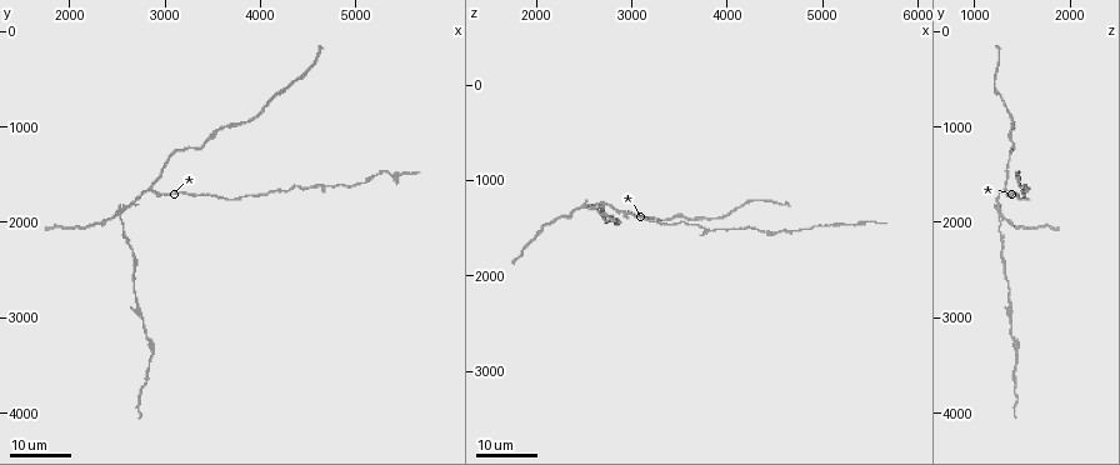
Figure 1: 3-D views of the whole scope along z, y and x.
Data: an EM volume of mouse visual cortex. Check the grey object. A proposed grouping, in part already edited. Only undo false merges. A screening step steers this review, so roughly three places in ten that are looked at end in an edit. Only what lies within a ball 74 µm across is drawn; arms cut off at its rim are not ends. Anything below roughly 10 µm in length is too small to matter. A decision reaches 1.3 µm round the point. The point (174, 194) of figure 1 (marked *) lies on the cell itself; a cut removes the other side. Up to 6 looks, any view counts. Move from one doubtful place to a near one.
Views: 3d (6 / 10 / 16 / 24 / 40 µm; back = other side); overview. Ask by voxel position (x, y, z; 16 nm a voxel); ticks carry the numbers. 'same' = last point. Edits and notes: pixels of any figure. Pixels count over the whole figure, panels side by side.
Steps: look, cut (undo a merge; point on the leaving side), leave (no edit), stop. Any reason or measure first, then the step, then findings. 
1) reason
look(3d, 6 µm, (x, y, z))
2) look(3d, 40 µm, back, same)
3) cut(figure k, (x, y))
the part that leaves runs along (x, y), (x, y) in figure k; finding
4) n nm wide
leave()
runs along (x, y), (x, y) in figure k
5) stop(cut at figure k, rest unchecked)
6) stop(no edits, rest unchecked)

thick turns thin
look(3d, 24 µm, (3440, 1140, 1400))

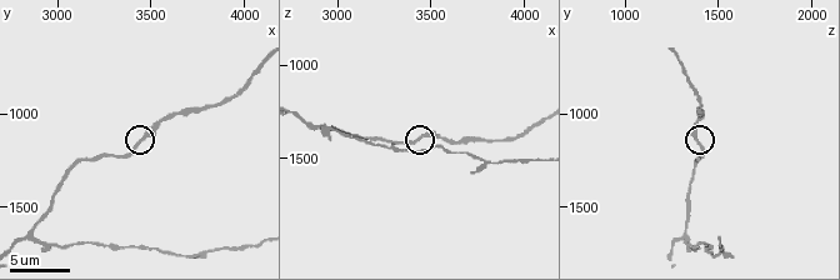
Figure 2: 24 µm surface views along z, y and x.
look(3d, 6 µm, (3420, 1140, 1380))

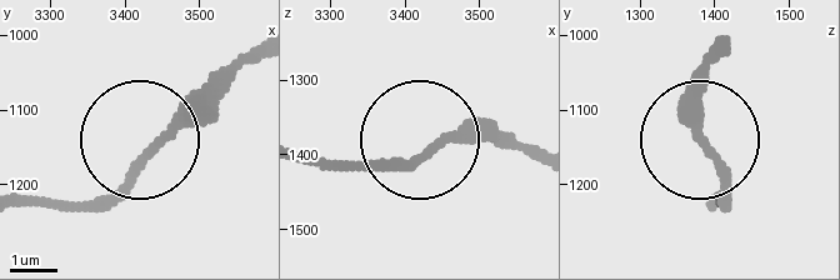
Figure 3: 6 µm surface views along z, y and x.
180 nm wide
leave()
runs along (308, 154), (391, 166), (439, 143), (519, 143) in figure 3; one cell here

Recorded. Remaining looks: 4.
looks like a crossing
look(3d, 16 µm, (2540, 1940, 1280))

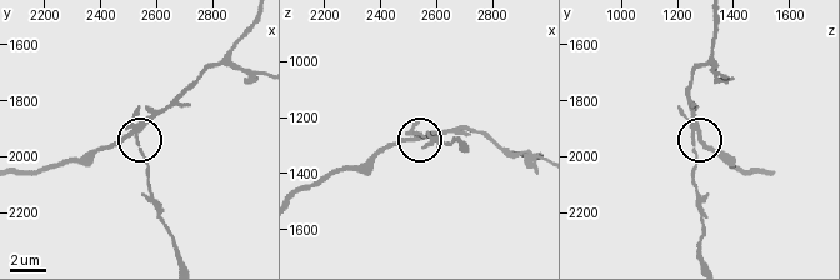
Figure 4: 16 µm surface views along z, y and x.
closer look
look(3d, 6 µm, (2520, 1920, 1260))

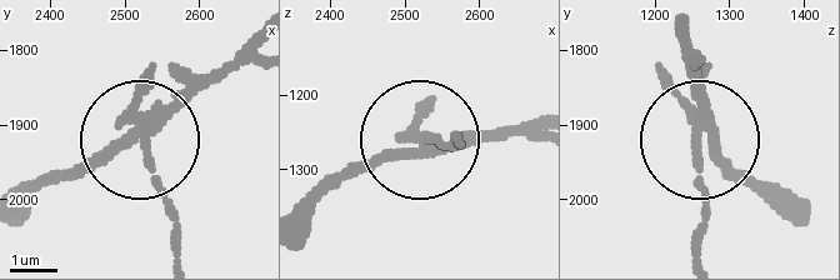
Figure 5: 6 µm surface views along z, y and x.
4 arms
cut(figure 5, (146, 69))
the part that leaves runs along (138, 124), (174, 251) in figure 5; two cells meet here

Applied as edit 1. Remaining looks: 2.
three arms meet
look(3d, 6 µm, (2840, 1660, 1320))

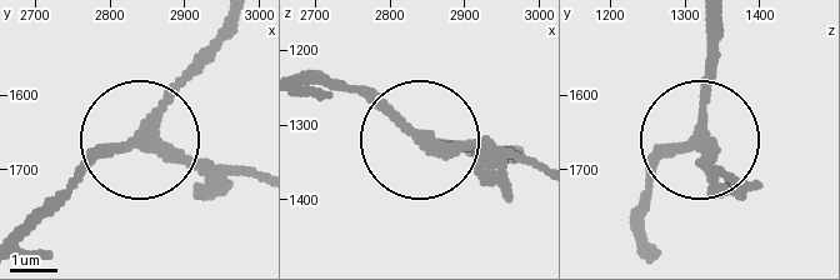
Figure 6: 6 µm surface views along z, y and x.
leave()
runs along (258, 171), (198, 171), (126, 139), (46, 215) in figure 6; one cell here

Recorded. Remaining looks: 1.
stop(cut at figure 5, rest unchecked)

